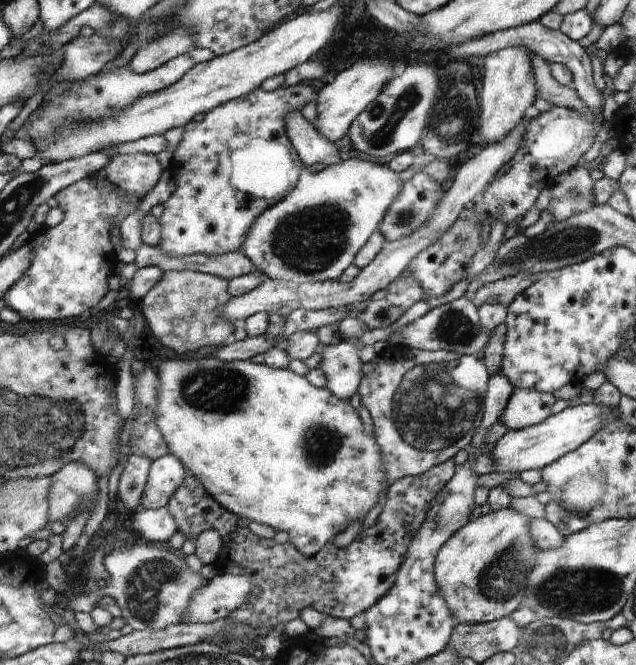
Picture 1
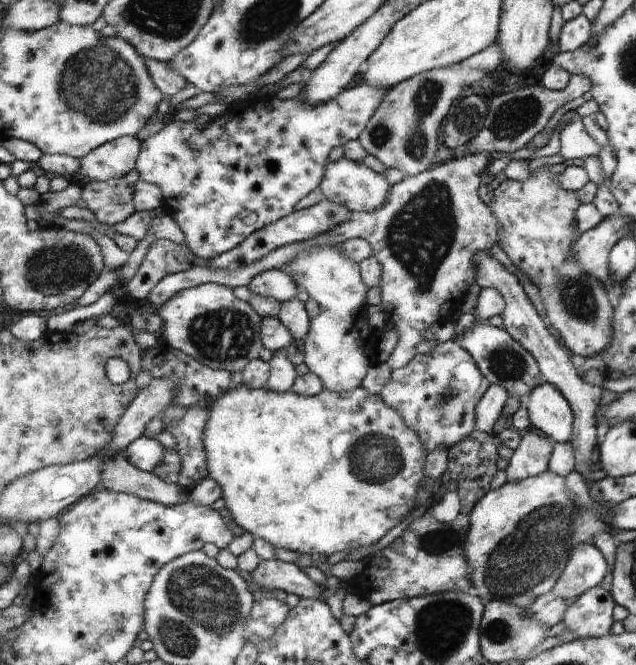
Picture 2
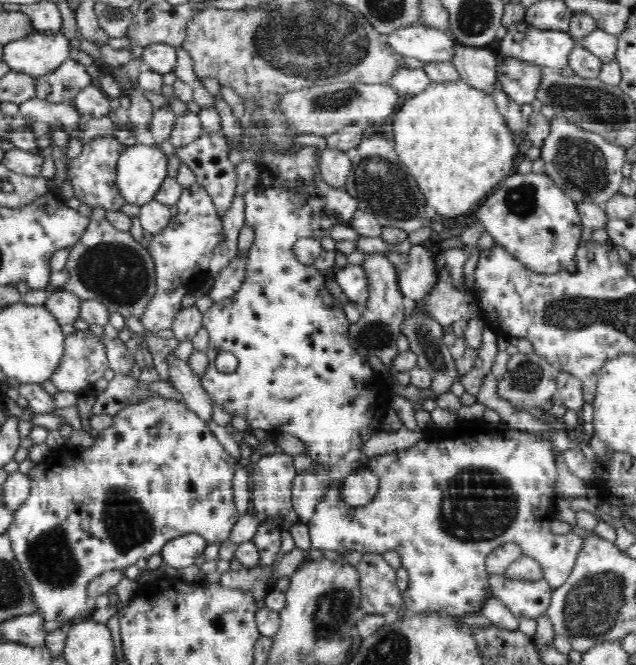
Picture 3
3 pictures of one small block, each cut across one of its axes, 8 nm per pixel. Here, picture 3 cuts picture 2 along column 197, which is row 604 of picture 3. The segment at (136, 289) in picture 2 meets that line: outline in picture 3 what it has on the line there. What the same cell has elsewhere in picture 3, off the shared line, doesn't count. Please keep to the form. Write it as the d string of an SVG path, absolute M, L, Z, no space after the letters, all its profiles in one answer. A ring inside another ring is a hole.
M276 563L256 567L243 565L239 570L229 570L221 574L220 585L242 594L249 594L258 605L263 605L266 596L276 591L276 584L281 577L274 571Z

